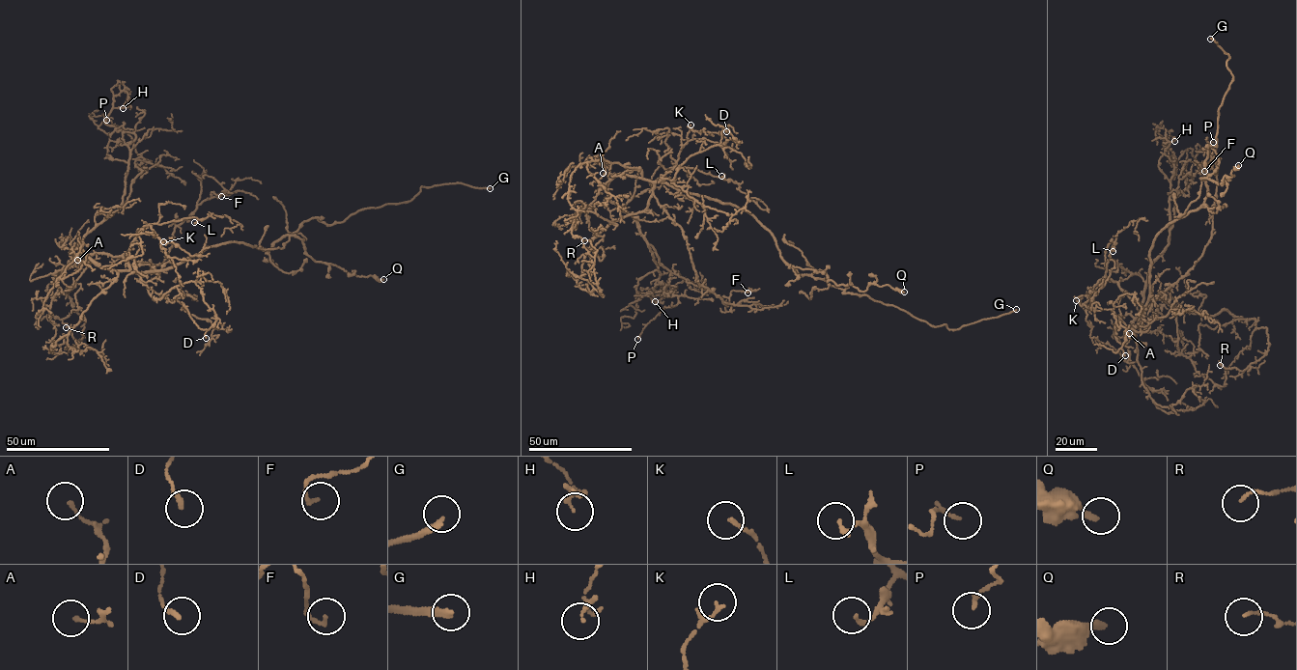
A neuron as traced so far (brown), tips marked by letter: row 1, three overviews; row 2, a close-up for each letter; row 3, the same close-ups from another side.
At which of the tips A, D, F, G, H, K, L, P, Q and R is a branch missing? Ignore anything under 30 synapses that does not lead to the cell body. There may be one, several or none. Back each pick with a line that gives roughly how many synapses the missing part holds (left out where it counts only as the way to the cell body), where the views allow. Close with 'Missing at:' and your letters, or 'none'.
G: about 130 synapses
Missing at: A, G

